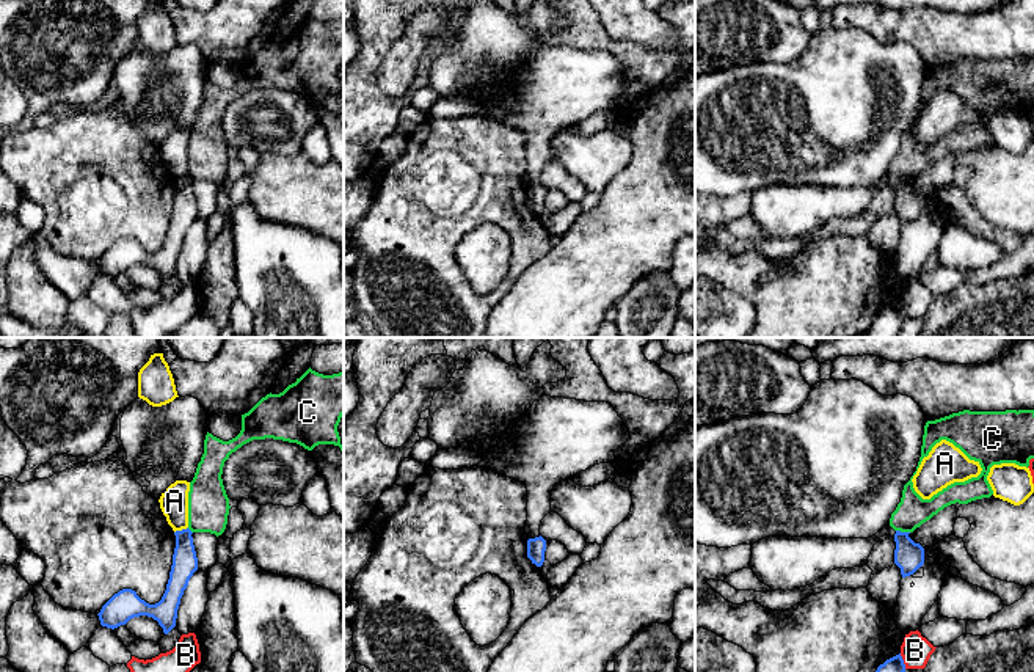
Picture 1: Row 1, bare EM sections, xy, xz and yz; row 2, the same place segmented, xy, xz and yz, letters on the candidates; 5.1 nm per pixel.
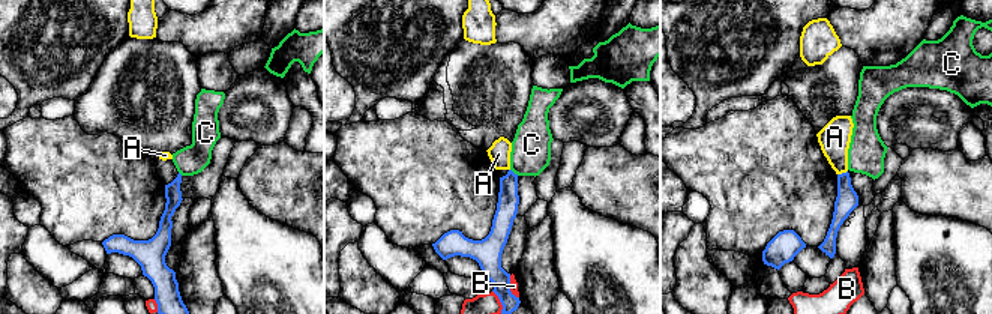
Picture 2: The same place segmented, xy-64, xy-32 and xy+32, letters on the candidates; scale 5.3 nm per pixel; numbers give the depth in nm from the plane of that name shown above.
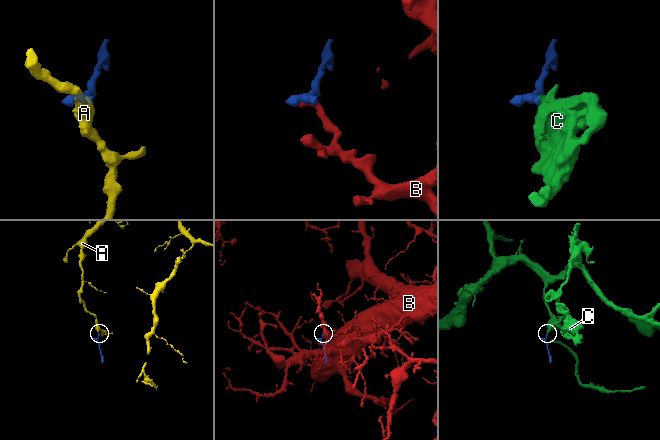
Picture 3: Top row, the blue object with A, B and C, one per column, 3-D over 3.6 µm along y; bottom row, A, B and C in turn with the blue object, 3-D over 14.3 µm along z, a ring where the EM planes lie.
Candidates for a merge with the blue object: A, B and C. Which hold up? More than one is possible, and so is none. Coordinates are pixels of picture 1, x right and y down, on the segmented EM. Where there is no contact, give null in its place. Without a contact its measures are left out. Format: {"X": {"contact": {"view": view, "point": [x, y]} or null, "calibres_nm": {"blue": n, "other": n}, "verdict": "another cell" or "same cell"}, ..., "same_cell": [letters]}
{"A": {"contact": {"view": "xy", "point": [182, 529]}, "calibres_nm": {"blue": 130, "other": 140}, "verdict": "another cell"}, "B": {"contact": {"view": "yz", "point": [902, 661]}, "calibres_nm": {"blue": 80, "other": 160}, "verdict": "another cell"}, "C": {"contact": {"view": "yz", "point": [902, 533]}, "calibres_nm": {"blue": 160, "other": 160}, "verdict": "another cell"}, "same_cell": []}

